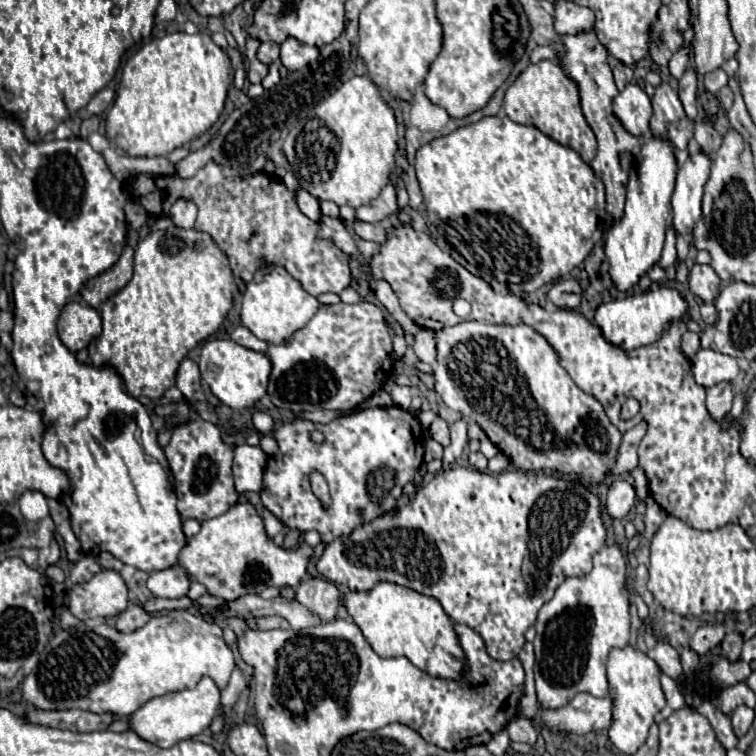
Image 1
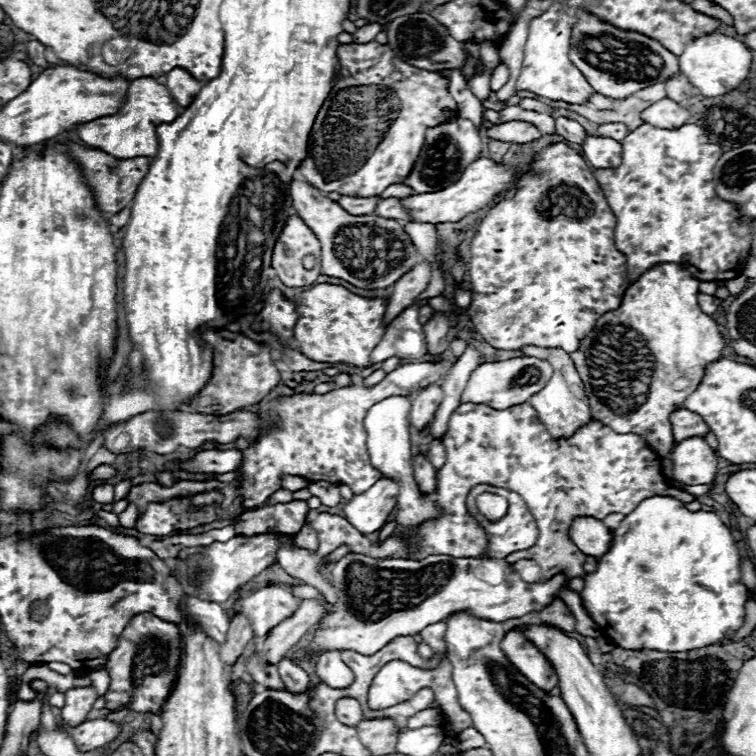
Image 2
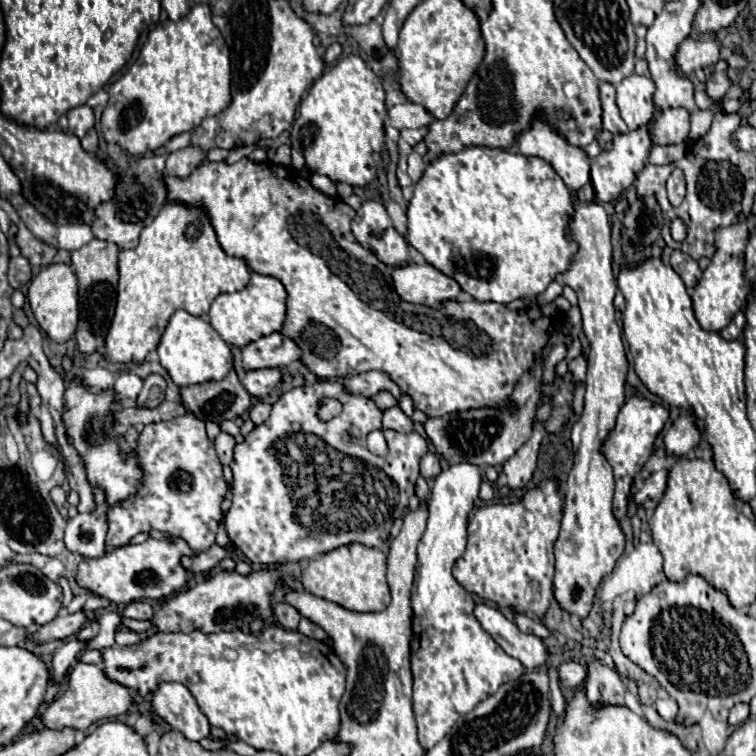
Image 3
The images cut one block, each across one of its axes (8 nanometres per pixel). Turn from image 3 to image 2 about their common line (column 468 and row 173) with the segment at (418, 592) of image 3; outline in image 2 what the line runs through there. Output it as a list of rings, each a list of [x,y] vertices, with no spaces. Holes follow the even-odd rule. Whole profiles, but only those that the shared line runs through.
[[[642,124],[638,130],[630,132],[624,140],[622,140],[622,164],[616,168],[616,170],[594,170],[594,178],[598,178],[598,184],[602,186],[602,192],[606,194],[606,202],[610,206],[610,210],[614,212],[616,216],[616,230],[614,230],[614,240],[616,240],[616,246],[618,250],[622,250],[622,254],[626,254],[628,258],[628,278],[634,282],[638,280],[646,270],[650,270],[652,266],[656,264],[666,264],[666,262],[674,262],[674,264],[682,264],[686,266],[692,276],[700,282],[710,282],[710,280],[732,280],[732,278],[738,278],[746,266],[746,258],[750,254],[750,242],[752,242],[752,220],[750,218],[742,218],[734,204],[732,202],[726,202],[726,200],[720,200],[714,192],[714,184],[712,184],[712,168],[714,168],[714,162],[718,162],[718,158],[724,154],[720,146],[716,144],[710,144],[706,132],[696,126],[696,124],[684,124],[680,128],[674,128],[674,130],[666,130],[666,128],[654,128],[650,124]],[[478,158],[474,160],[462,174],[462,178],[448,186],[446,190],[438,190],[438,192],[424,192],[424,194],[414,194],[408,198],[400,198],[402,206],[406,208],[406,212],[416,220],[416,222],[430,222],[430,224],[440,224],[440,222],[458,222],[462,220],[466,214],[476,212],[480,208],[484,208],[486,204],[490,204],[494,200],[494,196],[506,192],[510,188],[510,182],[514,178],[514,172],[510,166],[504,164],[496,164],[490,158]]]

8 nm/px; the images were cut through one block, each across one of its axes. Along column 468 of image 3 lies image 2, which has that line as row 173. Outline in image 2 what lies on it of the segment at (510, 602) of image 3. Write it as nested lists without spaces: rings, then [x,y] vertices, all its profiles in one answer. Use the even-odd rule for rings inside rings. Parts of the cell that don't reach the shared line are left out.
[[[556,142],[556,144],[548,144],[544,146],[540,152],[536,152],[530,162],[526,172],[522,174],[522,178],[508,190],[510,194],[500,200],[498,204],[494,204],[484,220],[480,222],[474,240],[470,244],[470,262],[468,262],[468,274],[470,274],[470,284],[472,284],[472,304],[468,308],[468,316],[472,320],[472,324],[476,326],[476,332],[494,348],[498,350],[520,350],[524,344],[532,344],[532,346],[540,346],[540,348],[562,348],[568,354],[576,352],[580,348],[580,340],[592,332],[596,328],[596,320],[600,316],[604,316],[606,312],[618,310],[624,298],[624,292],[630,286],[628,280],[628,264],[626,264],[626,256],[622,252],[616,250],[614,246],[614,228],[616,228],[616,218],[606,202],[606,196],[600,188],[600,184],[596,182],[590,166],[586,164],[584,156],[580,156],[578,152],[574,152],[570,146],[566,146],[564,142]]]

